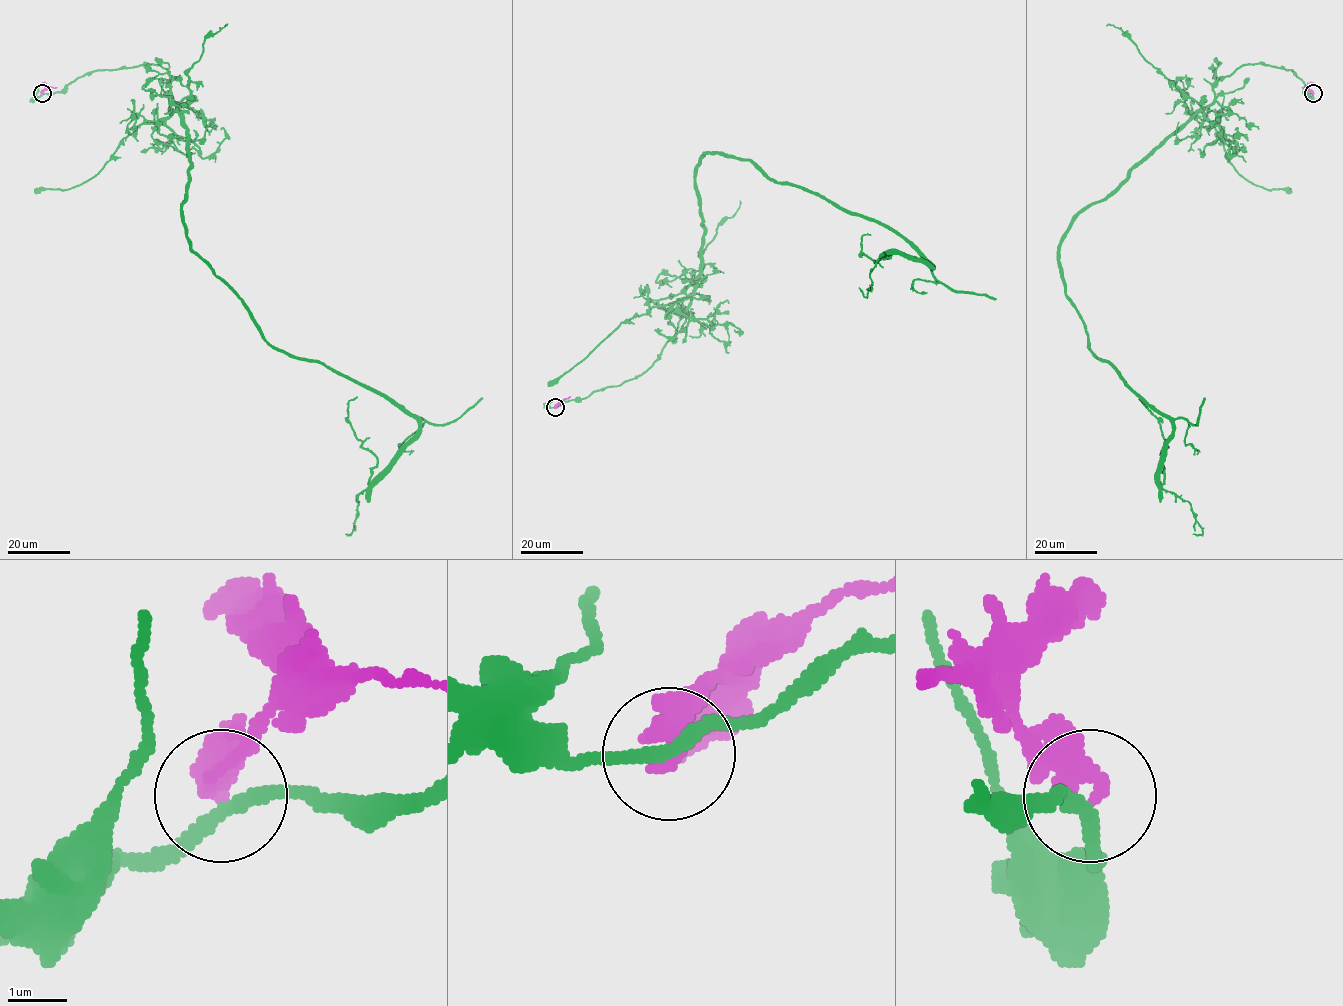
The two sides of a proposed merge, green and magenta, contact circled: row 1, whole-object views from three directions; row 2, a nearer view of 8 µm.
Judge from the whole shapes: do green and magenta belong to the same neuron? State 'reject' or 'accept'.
reject

